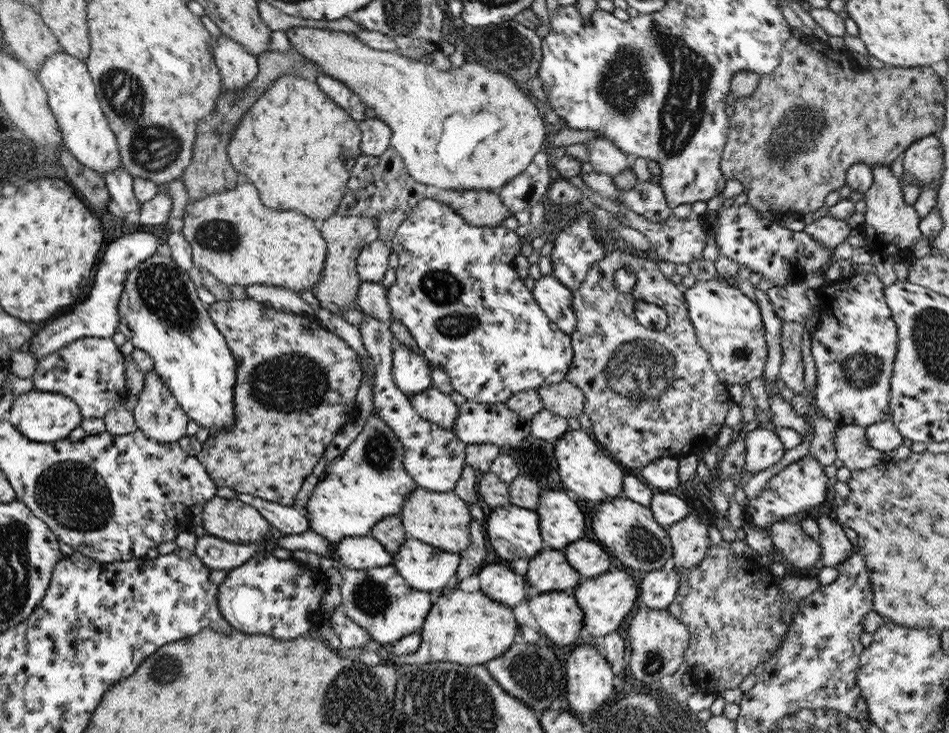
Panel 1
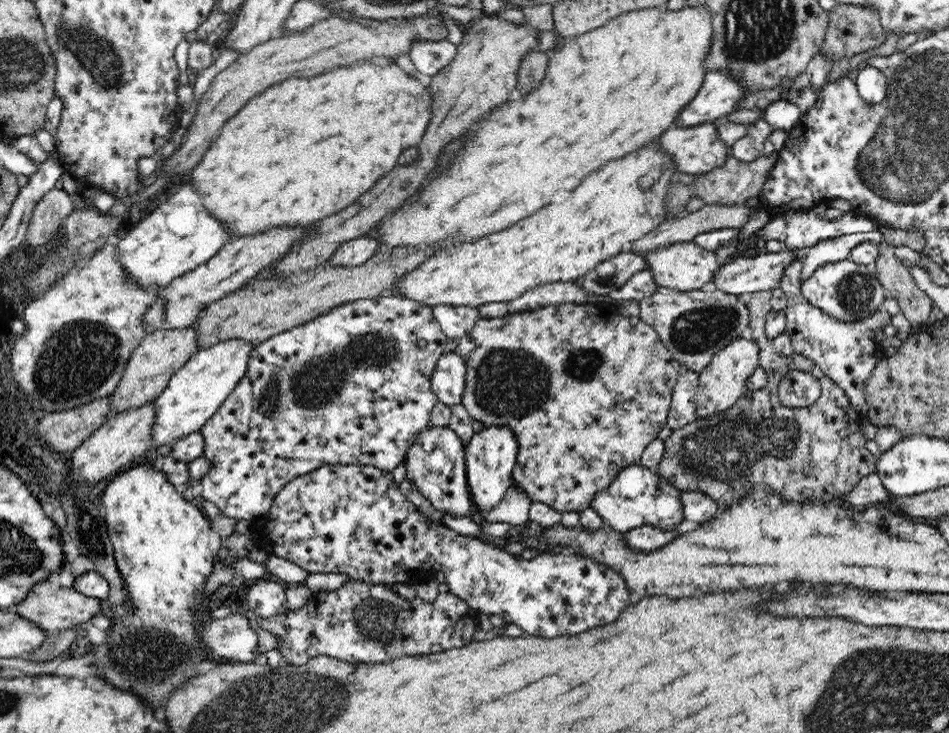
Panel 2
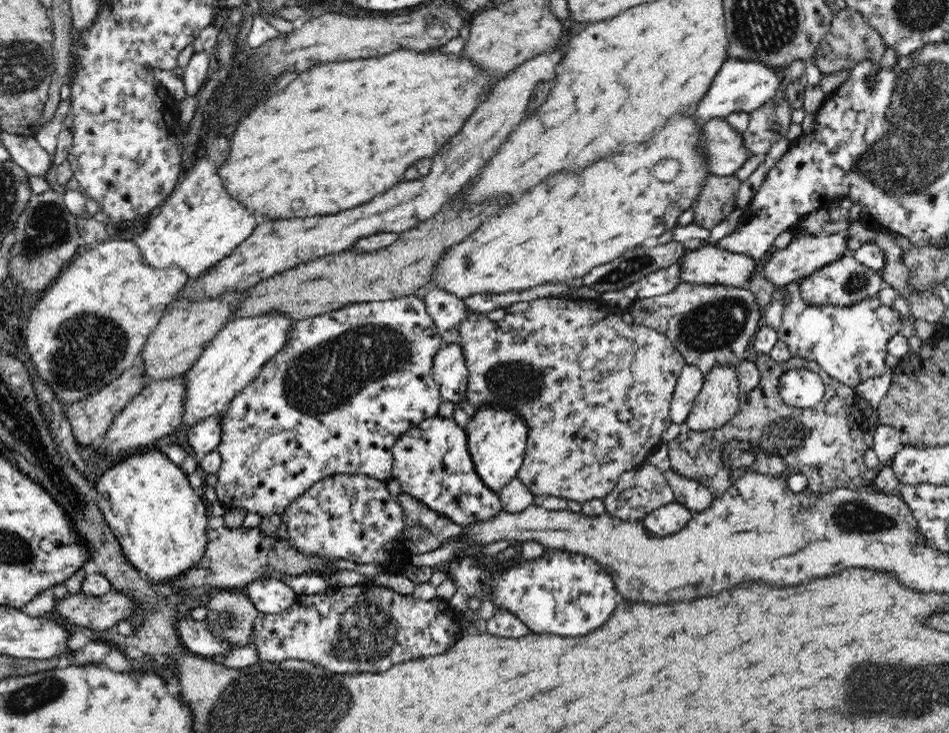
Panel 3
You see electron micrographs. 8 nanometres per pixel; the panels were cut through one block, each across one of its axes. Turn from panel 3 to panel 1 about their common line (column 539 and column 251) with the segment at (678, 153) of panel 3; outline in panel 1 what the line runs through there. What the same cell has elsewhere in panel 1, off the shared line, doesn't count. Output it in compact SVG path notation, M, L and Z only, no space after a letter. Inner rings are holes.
M235 184L235 190L213 192L199 200L188 200L185 214L181 216L181 235L189 245L193 265L209 272L225 285L243 288L252 285L268 285L291 290L299 295L304 290L311 291L321 278L326 256L326 242L313 226L313 219L301 216L293 210L265 210L257 200L257 192L251 184Z

